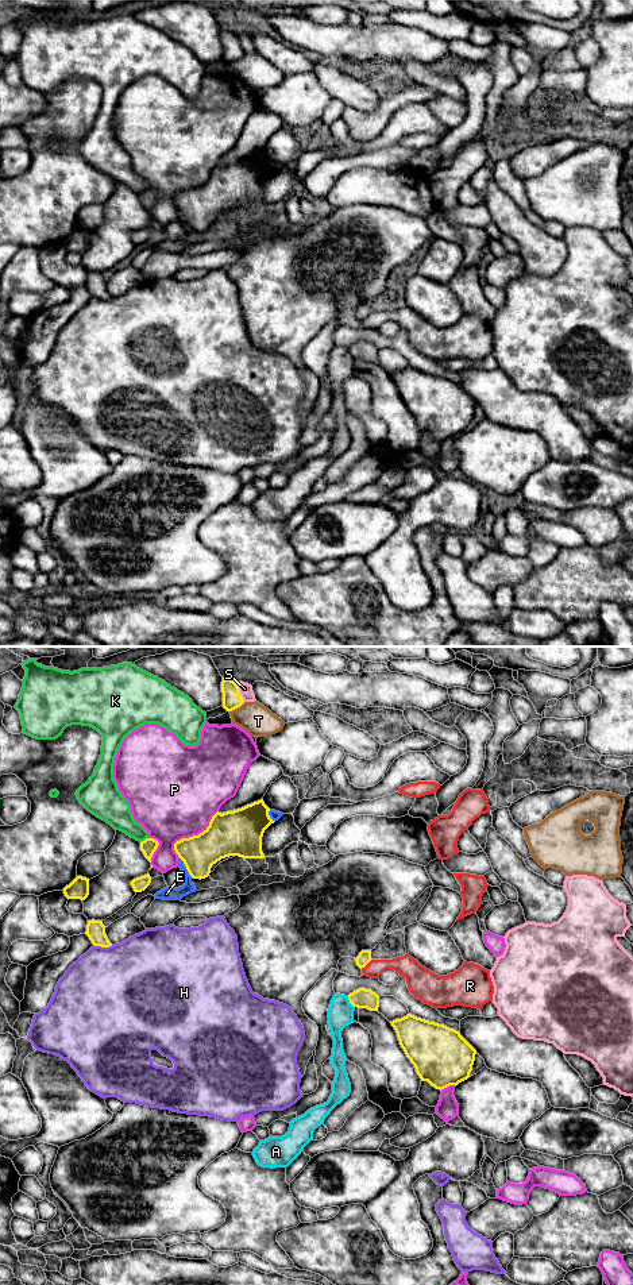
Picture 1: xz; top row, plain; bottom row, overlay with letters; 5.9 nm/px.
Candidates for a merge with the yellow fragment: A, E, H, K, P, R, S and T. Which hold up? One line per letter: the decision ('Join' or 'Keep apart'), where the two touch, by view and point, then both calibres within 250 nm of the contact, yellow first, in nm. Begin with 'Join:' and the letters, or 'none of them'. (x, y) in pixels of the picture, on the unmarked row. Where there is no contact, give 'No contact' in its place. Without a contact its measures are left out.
Join: none of them
A: Keep apart. Touches yellow at xz (350, 354). Thickness 120 nm (yellow) against 160 nm
E: Keep apart. Touches yellow at xz (186, 220). Thickness 220 nm (yellow) against 80 nm
H: Keep apart. Touches yellow at xz (103, 298). Thickness 110 nm (yellow) against 500 nm
K: Keep apart. Touches yellow at xz (145, 192). Thickness 90 nm (yellow) against 180 nm
P: Keep apart. Touches yellow at xz (193, 188). Thickness 280 nm (yellow) against 480 nm
R: Keep apart. Touches yellow at xz (366, 316). Thickness 80 nm (yellow) against 120 nm
S: Keep apart. Touches yellow at xz (238, 43). Thickness 120 nm (yellow) against 80 nm
T: Keep apart. Touches yellow at xz (236, 60). Thickness 120 nm (yellow) against 190 nm

